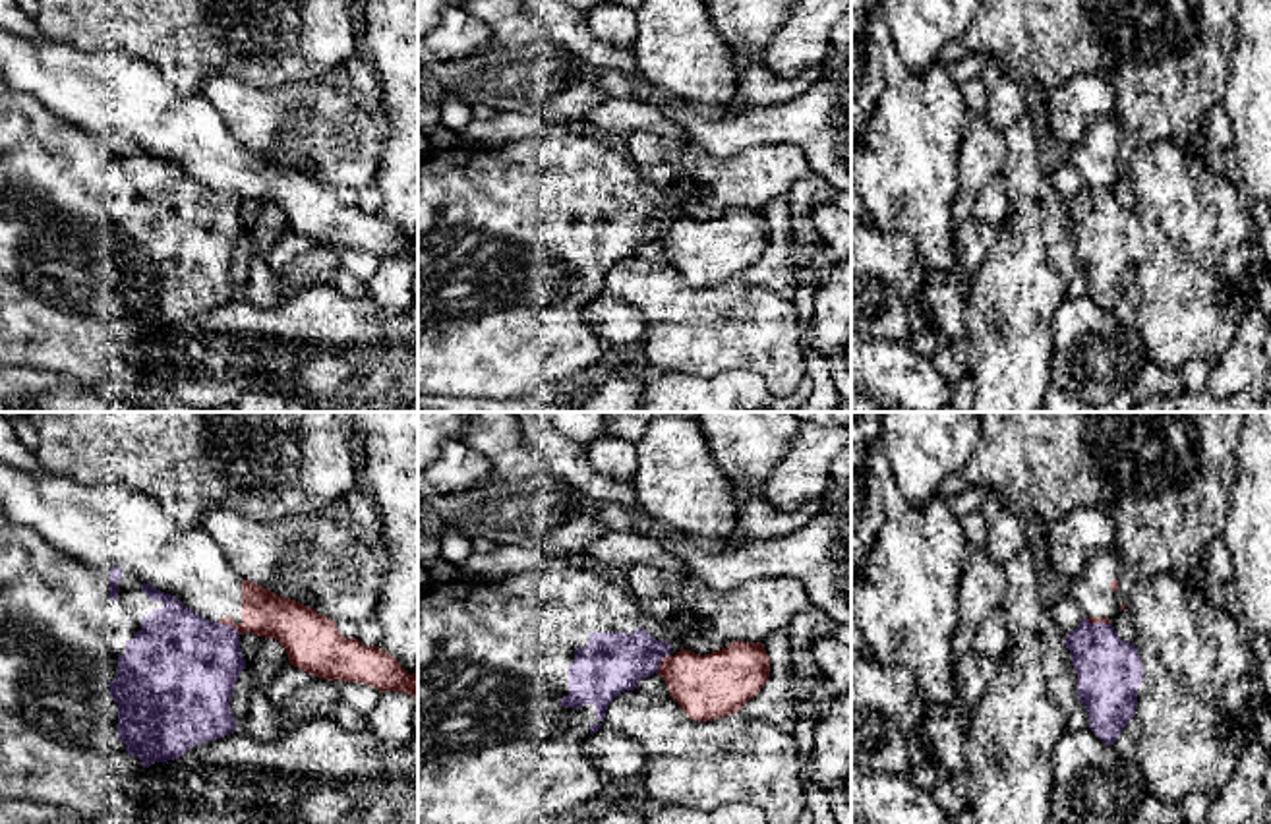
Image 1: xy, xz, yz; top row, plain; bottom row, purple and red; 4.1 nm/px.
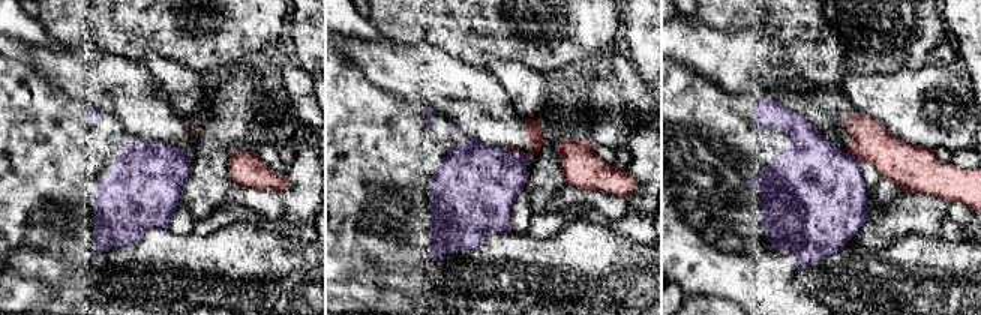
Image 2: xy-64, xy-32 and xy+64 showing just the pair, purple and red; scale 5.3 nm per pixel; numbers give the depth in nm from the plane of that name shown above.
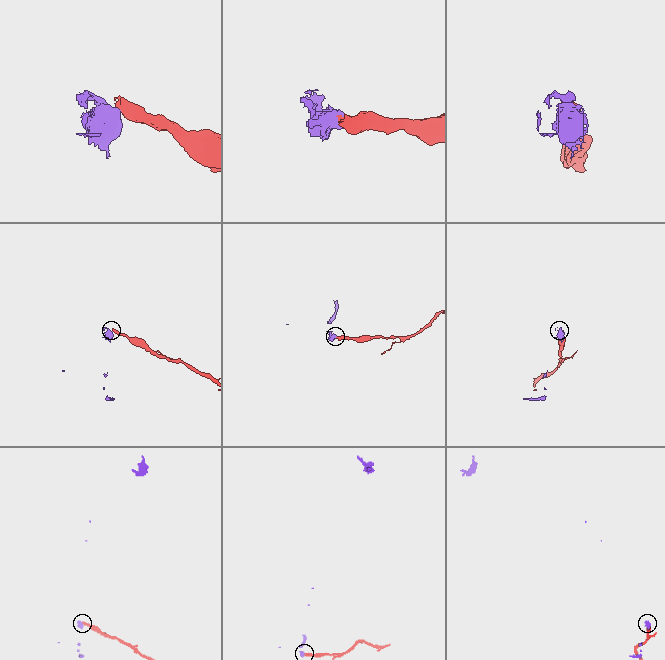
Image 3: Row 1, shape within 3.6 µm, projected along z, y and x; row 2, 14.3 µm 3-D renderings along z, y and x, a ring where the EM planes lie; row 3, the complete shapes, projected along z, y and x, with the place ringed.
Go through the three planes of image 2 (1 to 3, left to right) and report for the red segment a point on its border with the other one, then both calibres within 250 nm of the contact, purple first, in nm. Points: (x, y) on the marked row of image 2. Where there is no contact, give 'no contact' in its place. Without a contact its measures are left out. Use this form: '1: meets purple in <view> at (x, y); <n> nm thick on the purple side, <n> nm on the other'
1: no contact
2: meets purple in xy-32 at (510, 150); 440 nm thick on the purple side, 30 nm on the other
3: meets purple in xy+64 at (852, 156); 480 nm thick on the purple side, 220 nm on the other

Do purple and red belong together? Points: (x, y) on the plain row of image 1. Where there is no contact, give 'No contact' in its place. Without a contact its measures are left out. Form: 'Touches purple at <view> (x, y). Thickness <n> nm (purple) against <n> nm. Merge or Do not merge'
Touches purple at xy (229, 192). Thickness 440 nm (purple) against 190 nm. Do not merge

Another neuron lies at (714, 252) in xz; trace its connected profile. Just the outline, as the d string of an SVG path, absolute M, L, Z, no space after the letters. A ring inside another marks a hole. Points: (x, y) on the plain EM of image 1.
M731 209L712 221L695 221L673 211L660 228L669 263L695 288L741 279L770 244L770 222L762 209Z

